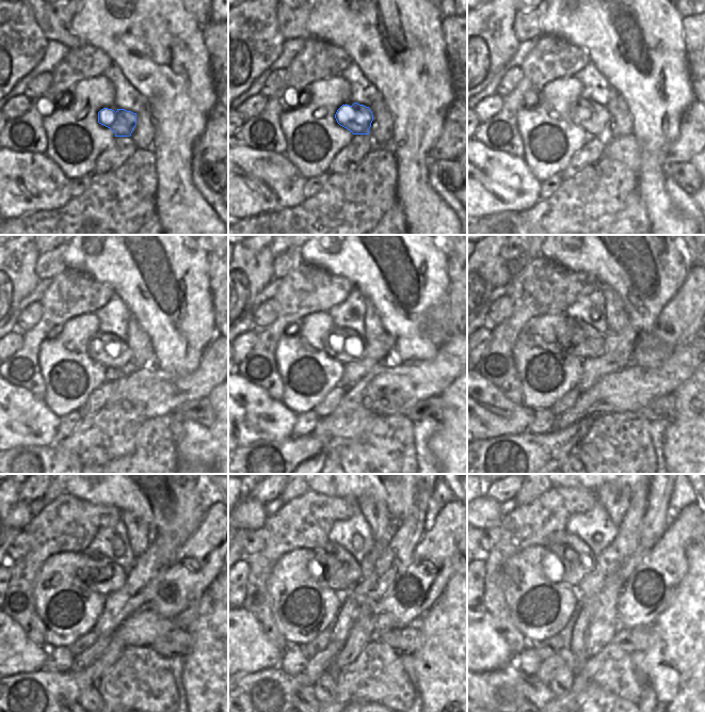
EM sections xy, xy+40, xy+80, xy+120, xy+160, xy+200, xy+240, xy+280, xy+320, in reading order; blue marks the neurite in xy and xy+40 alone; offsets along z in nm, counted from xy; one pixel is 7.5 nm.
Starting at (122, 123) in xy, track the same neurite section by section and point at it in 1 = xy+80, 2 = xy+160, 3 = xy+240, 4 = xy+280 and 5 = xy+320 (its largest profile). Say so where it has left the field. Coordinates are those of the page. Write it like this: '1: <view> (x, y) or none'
1: xy+80 (595, 120)
2: xy+160 (346, 351)
3: xy+240 (105, 576)
4: xy+280 (341, 571)
5: xy+320 (570, 549)

